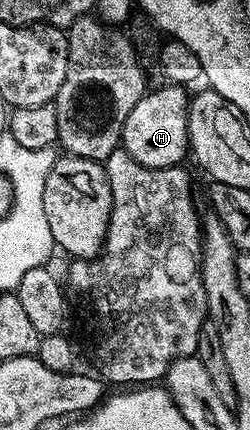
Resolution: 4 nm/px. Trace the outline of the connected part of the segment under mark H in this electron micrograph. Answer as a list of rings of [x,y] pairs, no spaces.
[[[166,83],[163,86],[163,89],[151,88],[142,96],[140,103],[136,103],[136,107],[132,107],[128,119],[124,119],[124,129],[122,131],[121,148],[126,149],[128,155],[132,155],[132,159],[136,159],[136,163],[153,169],[172,169],[181,166],[185,157],[187,160],[190,147],[190,136],[186,128],[188,127],[188,115],[190,114],[191,94],[180,85]]]

